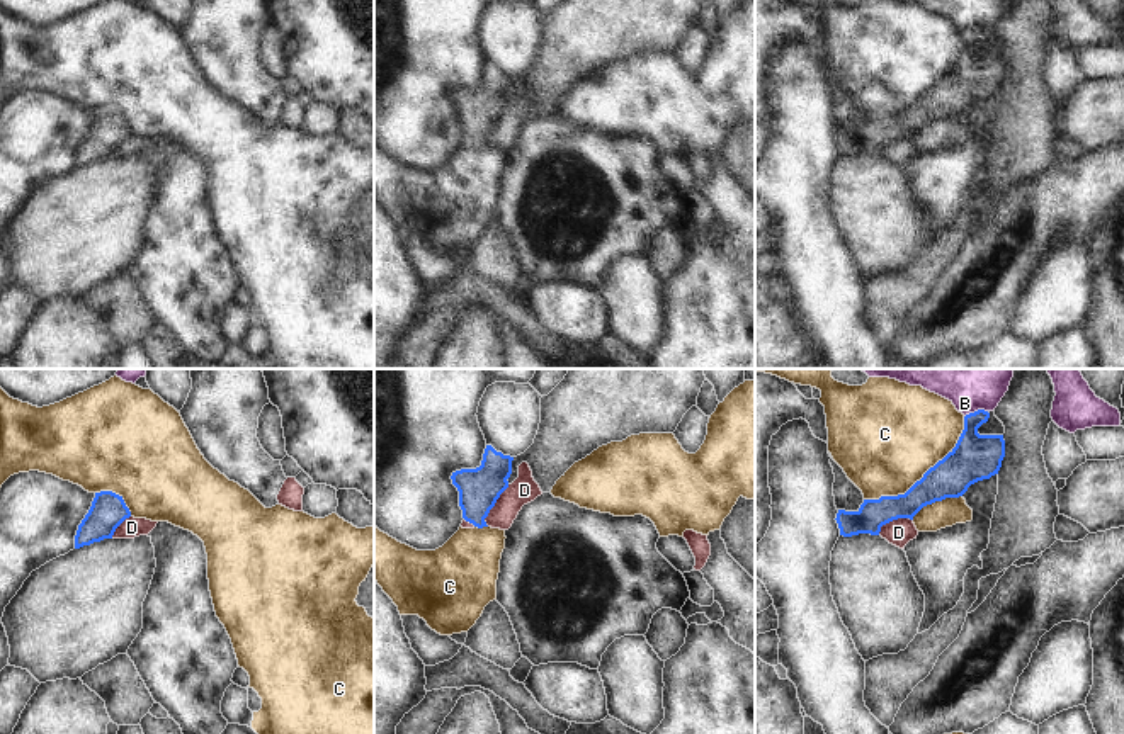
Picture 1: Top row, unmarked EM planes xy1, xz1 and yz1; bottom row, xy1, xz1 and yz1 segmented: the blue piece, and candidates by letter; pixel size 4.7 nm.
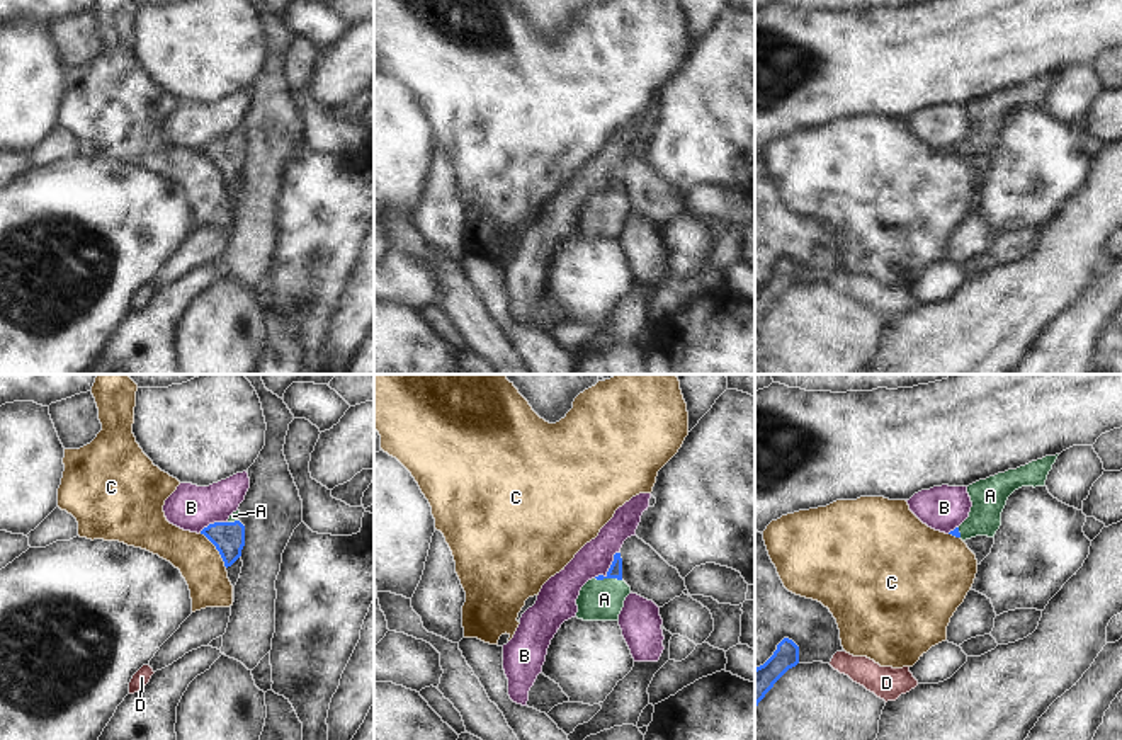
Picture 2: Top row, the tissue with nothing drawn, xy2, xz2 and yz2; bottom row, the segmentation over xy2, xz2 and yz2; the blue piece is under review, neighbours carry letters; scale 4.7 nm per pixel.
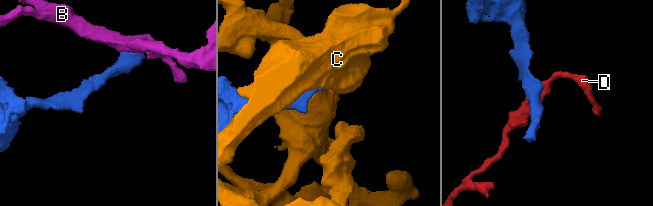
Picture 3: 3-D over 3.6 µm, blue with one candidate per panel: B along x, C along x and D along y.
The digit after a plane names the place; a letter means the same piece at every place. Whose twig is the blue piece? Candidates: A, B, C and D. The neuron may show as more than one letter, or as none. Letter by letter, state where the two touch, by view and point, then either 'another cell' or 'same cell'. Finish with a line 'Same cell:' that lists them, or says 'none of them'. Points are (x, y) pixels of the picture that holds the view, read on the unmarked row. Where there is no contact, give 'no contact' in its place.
A: xz2 (609, 196) | same cell
B: xz2 (609, 187) | another cell
C: yz1 (924, 94) | another cell
D: xz1 (493, 124) | another cell
Same cell: A

